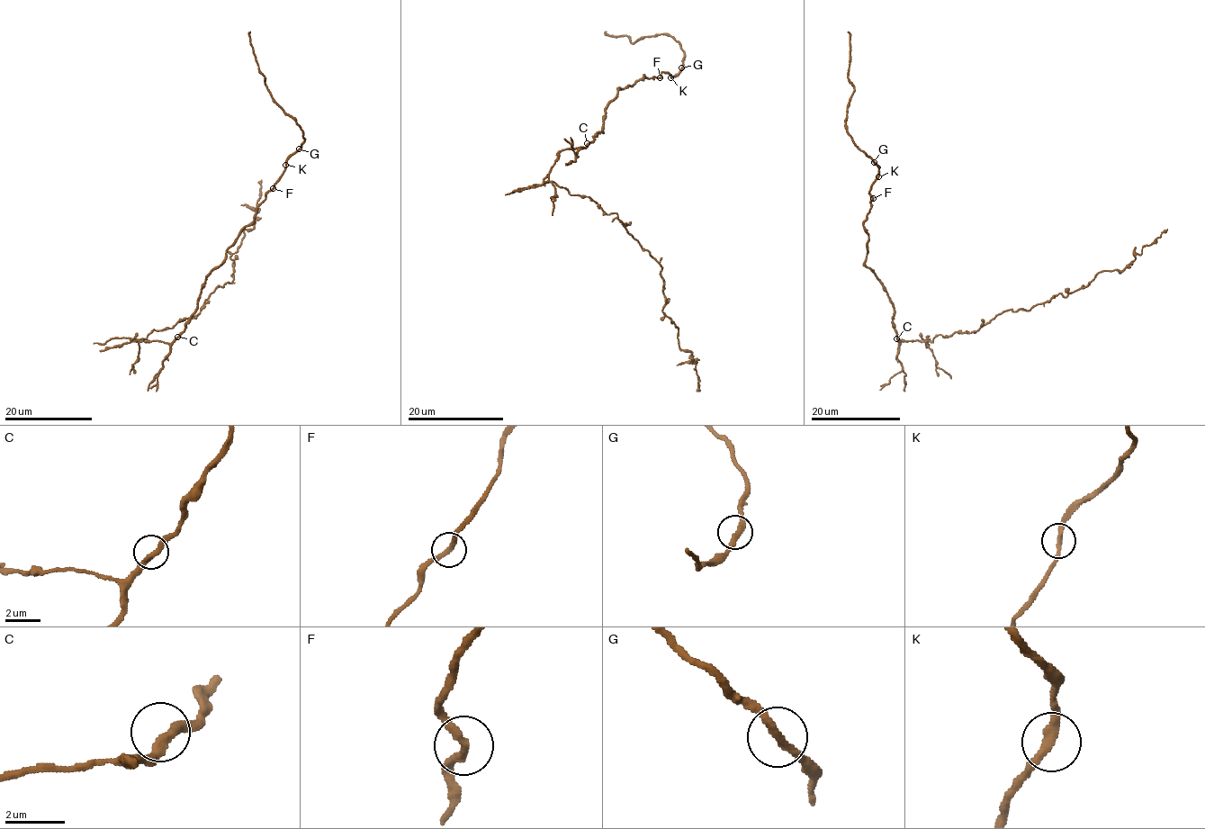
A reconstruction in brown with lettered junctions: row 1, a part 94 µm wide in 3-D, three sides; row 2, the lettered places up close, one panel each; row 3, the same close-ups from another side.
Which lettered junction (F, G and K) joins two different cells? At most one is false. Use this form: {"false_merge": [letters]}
{"false_merge": ["F"]}

